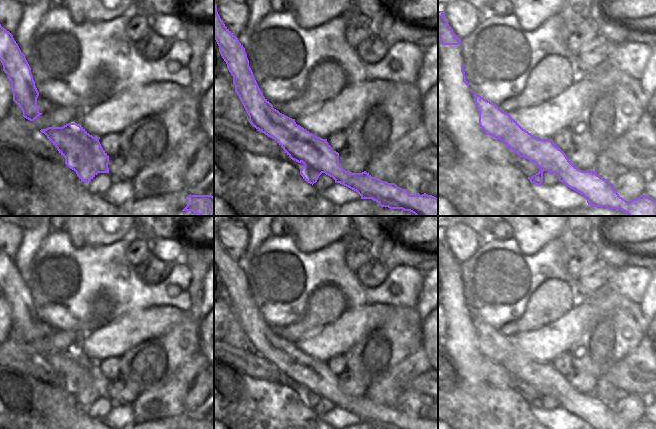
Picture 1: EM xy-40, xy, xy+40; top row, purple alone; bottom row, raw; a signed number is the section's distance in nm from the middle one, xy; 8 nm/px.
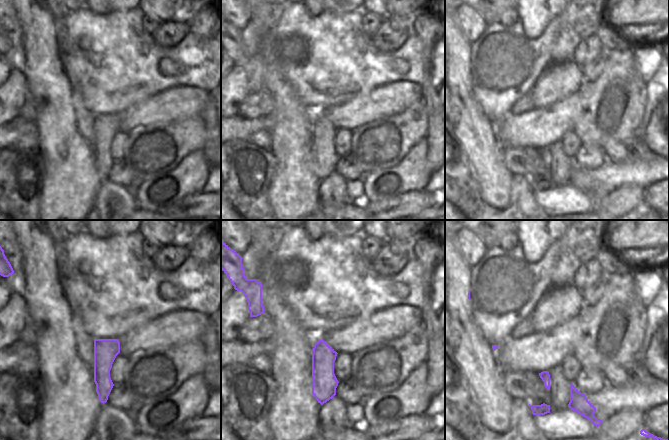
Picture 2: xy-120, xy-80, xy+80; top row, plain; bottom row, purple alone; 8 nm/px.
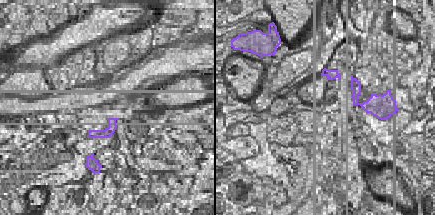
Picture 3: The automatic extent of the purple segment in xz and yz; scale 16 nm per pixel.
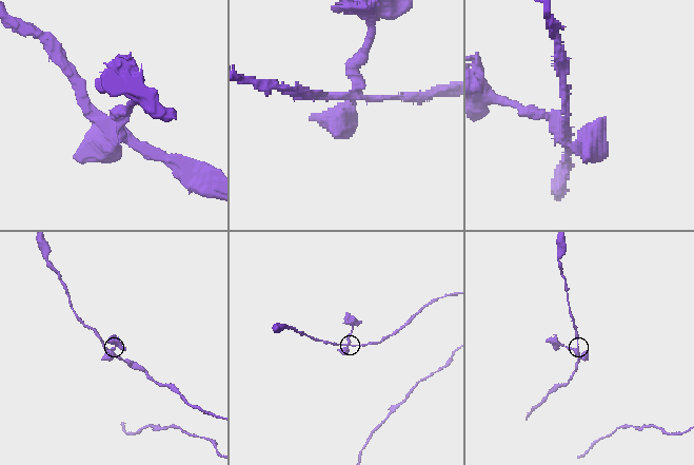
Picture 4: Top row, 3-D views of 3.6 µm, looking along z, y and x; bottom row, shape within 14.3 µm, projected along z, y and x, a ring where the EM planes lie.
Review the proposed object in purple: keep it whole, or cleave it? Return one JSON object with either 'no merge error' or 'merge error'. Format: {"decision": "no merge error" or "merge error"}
{"decision": "merge error"}

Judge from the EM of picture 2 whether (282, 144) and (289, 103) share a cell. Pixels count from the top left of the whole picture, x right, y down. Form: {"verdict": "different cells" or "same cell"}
{"verdict": "same cell"}

